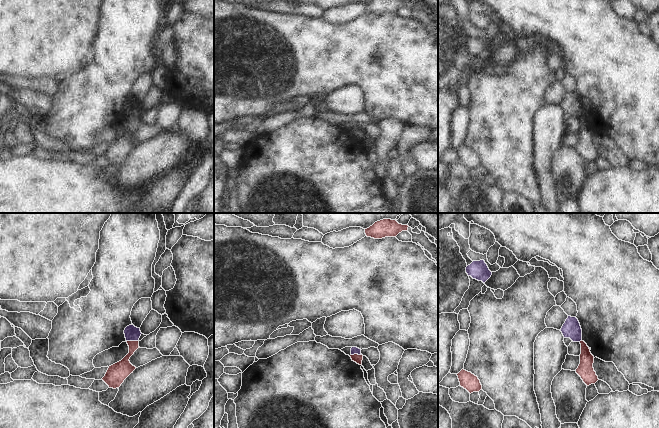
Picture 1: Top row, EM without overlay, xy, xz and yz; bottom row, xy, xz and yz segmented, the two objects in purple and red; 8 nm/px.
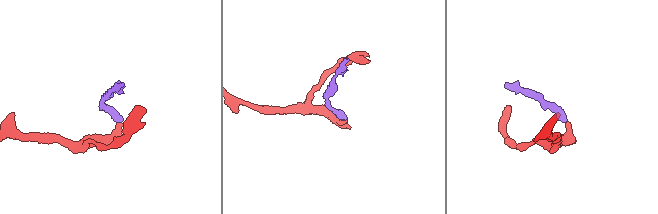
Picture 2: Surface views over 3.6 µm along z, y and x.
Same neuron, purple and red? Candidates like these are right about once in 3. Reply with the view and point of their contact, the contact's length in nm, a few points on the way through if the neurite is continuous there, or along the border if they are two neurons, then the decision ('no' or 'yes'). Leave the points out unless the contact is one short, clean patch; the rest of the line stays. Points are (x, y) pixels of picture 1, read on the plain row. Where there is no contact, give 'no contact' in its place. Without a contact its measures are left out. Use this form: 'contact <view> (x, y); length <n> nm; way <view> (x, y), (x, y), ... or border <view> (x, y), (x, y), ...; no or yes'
contact xy (132, 116); length 100 nm; border xy (126, 116), (137, 117); no

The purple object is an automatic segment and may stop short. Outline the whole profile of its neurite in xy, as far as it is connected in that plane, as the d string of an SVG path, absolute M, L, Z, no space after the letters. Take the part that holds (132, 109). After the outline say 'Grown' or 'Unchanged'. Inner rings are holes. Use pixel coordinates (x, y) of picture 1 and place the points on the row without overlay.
M129 101L124 106L126 117L138 117L141 112L140 104Z. Unchanged.

